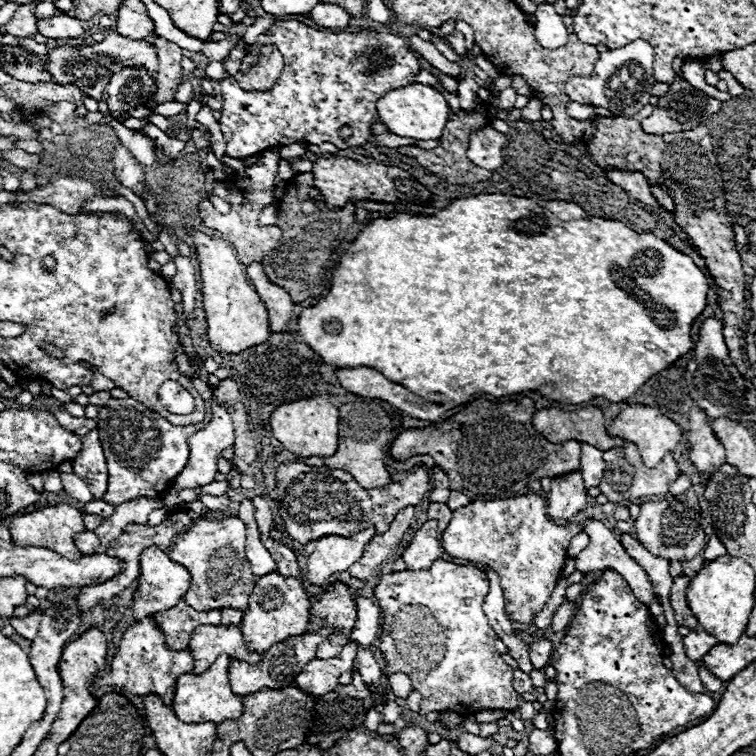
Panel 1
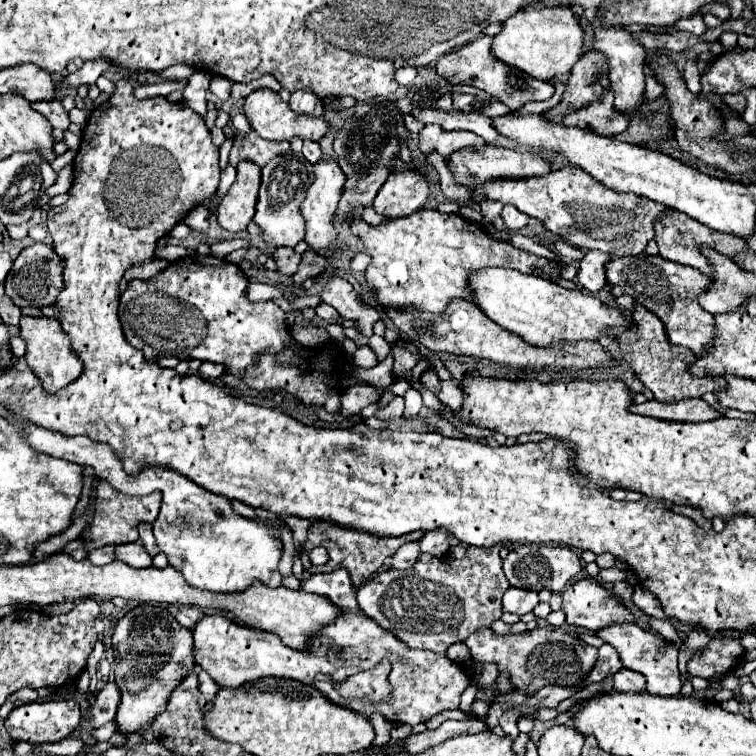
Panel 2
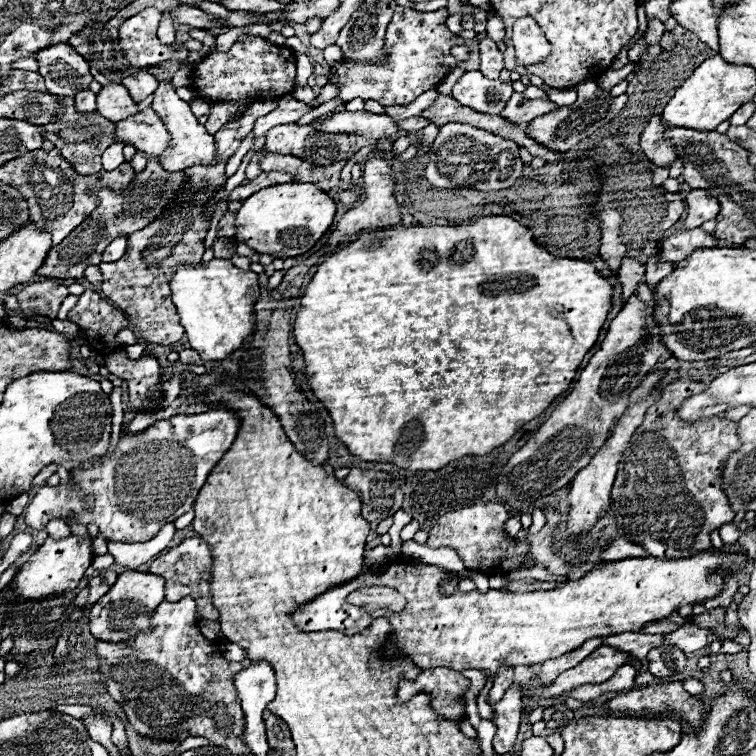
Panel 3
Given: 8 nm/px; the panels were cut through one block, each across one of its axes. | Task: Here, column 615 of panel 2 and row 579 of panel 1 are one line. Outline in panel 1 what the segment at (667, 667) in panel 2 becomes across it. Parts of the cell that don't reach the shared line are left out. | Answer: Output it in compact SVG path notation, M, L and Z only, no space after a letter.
M594 518L586 520L584 532L588 534L590 542L588 542L588 546L574 558L576 570L582 572L582 574L586 574L586 572L598 572L598 570L604 570L604 568L614 568L614 570L628 582L628 586L630 586L630 590L634 592L634 596L648 606L648 610L650 610L650 614L654 616L656 624L658 624L660 628L664 628L664 626L666 626L666 618L664 618L662 608L660 608L660 604L658 604L658 600L656 600L656 596L654 596L654 592L652 592L652 584L650 584L646 572L642 570L640 564L634 562L634 558L630 558L630 556L626 554L626 550L622 548L622 544L614 538L614 532L612 532L610 528L606 528L602 522L594 520Z

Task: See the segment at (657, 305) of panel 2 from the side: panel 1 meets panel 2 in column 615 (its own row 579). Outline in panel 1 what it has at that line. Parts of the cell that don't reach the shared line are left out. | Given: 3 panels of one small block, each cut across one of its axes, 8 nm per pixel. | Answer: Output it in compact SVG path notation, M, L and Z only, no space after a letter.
M270 572L256 582L256 590L252 592L252 602L242 616L242 634L244 642L252 652L264 654L272 644L282 642L290 636L300 636L306 632L310 620L310 602L302 590L300 580L284 578L280 572Z

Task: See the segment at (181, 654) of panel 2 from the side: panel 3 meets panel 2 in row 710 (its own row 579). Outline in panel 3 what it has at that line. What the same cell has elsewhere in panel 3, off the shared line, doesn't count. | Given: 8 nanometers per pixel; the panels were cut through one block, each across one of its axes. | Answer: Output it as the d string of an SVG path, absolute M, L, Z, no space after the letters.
M126 570L118 576L116 584L108 590L108 594L92 606L90 616L88 616L90 632L98 640L110 640L110 642L130 640L138 632L144 632L146 626L150 626L150 618L160 602L164 602L164 580L162 578L150 572Z

